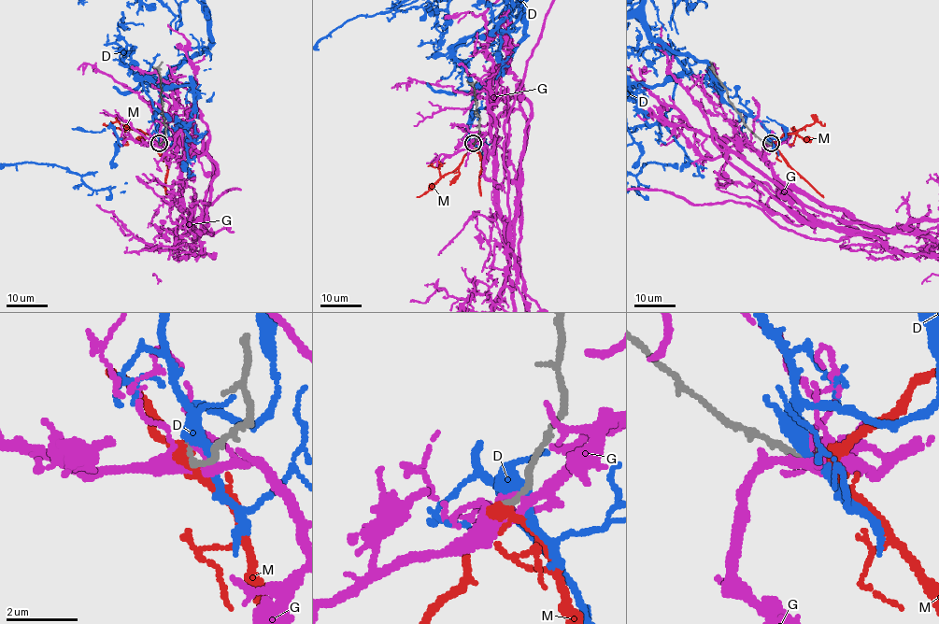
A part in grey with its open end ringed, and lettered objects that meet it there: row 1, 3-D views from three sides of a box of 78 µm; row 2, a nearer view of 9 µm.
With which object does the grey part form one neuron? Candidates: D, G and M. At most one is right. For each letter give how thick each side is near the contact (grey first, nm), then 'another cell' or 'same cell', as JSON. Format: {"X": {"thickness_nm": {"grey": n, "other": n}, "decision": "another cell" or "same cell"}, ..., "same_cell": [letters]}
{"D": {"thickness_nm": {"grey": 240, "other": 320}, "decision": "another cell"}, "G": {"thickness_nm": {"grey": 240, "other": 220}, "decision": "another cell"}, "M": {"thickness_nm": {"grey": 190, "other": 280}, "decision": "same cell"}, "same_cell": ["M"]}

